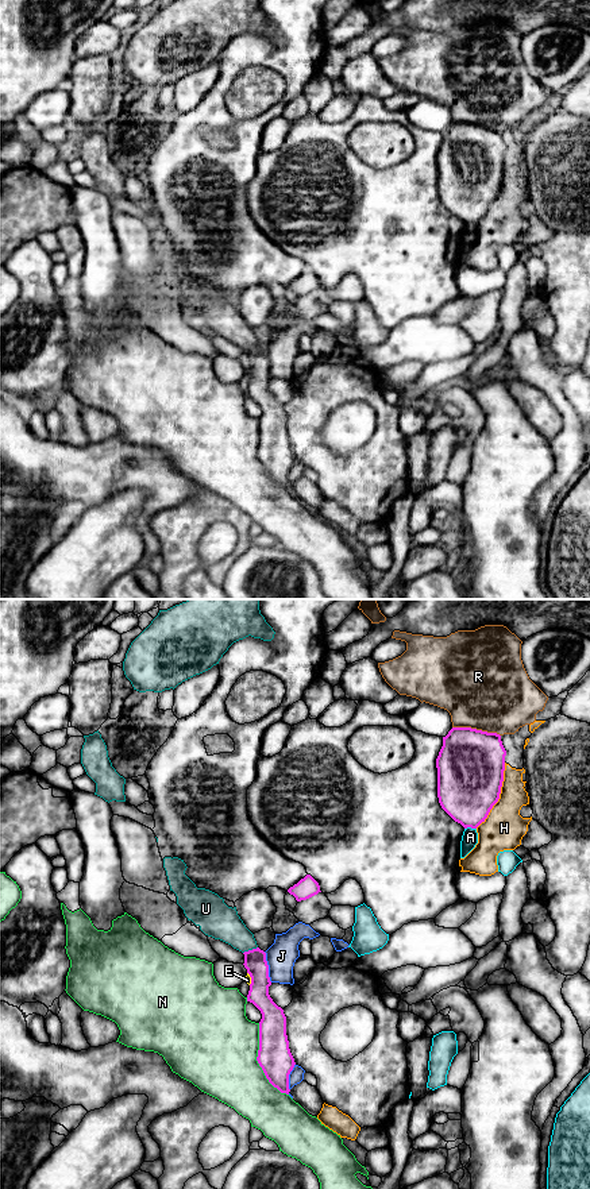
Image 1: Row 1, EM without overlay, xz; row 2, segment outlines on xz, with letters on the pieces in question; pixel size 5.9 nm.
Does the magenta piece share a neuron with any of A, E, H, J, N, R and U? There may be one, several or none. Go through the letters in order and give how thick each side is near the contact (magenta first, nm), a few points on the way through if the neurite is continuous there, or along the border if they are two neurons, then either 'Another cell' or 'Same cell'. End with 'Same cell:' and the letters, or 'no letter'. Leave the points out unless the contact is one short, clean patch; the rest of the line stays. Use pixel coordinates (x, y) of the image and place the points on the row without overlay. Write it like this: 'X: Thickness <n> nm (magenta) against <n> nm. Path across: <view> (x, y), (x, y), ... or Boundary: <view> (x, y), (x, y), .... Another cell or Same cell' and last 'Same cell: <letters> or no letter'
A: Thickness 380 nm (magenta) against 100 nm. Another cell
E: Thickness 130 nm (magenta) against 40 nm. Another cell
H: Thickness 400 nm (magenta) against 240 nm. Another cell
J: Thickness 130 nm (magenta) against 180 nm. Another cell
N: Thickness 200 nm (magenta) against 460 nm. Another cell
R: Thickness 400 nm (magenta) against 500 nm. Another cell
U: Thickness 130 nm (magenta) against 200 nm. Path across: xz (255, 358), (250, 346), (220, 317). Same cell
Same cell: U

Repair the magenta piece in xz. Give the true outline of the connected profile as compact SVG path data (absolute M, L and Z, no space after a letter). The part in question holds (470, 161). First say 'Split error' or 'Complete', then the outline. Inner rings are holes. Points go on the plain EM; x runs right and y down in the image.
Complete. M452 123L436 154L441 204L464 224L477 224L498 197L506 146L501 131Z

